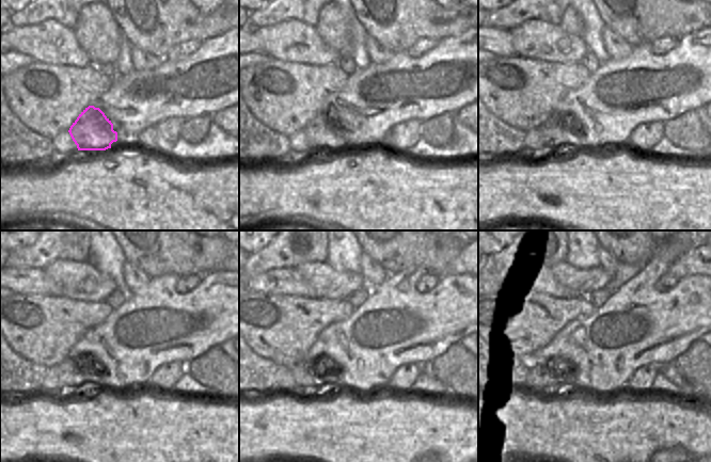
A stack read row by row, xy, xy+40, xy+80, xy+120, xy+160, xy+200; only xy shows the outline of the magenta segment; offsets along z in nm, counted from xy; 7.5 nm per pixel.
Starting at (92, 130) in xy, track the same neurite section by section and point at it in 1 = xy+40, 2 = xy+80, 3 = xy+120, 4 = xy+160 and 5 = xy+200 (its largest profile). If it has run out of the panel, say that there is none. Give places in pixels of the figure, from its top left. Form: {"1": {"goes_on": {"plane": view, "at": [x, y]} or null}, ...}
{"1": {"goes_on": {"plane": "xy+40", "at": [321, 132]}}, "2": {"goes_on": {"plane": "xy+80", "at": [555, 131]}}, "3": {"goes_on": {"plane": "xy+120", "at": [73, 373]}}, "4": {"goes_on": {"plane": "xy+160", "at": [307, 376]}}, "5": {"goes_on": {"plane": "xy+200", "at": [540, 379]}}}

